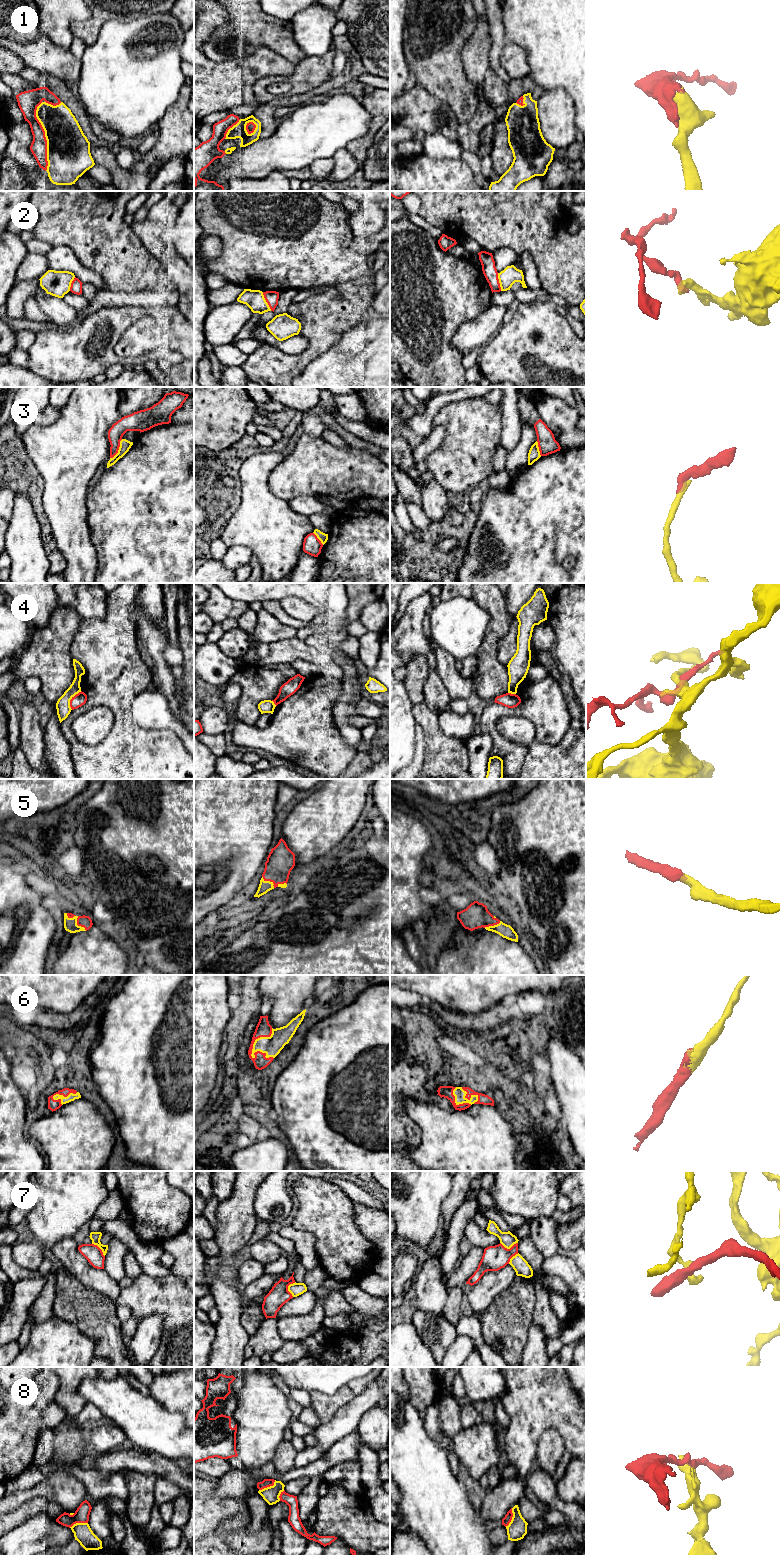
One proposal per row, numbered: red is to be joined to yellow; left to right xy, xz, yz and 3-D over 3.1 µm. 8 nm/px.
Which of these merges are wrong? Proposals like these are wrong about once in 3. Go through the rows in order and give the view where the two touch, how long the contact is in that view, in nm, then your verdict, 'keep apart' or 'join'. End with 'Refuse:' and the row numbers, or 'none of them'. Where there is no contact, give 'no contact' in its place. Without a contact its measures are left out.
1: meets yellow in xy; contact 550 nm long; join
2: meets yellow in xz; contact 170 nm long; keep apart
3: meets yellow in xy; contact 190 nm long; keep apart
4: meets yellow in xy; contact 170 nm long; keep apart
5: meets yellow in xy; contact 140 nm long; join
6: meets yellow in xz; contact 300 nm long; join
7: meets yellow in xz; contact 120 nm long; keep apart
8: meets yellow in yz; contact 160 nm long; keep apart
Refuse: 2, 3, 4, 7, 8

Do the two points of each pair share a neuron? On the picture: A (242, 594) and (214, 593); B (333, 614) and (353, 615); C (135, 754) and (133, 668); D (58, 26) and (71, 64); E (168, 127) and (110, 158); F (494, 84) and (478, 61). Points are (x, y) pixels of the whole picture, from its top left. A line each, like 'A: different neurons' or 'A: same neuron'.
A: different neurons
B: different neurons
C: same neuron
D: different neurons
E: same neuron
F: different neurons

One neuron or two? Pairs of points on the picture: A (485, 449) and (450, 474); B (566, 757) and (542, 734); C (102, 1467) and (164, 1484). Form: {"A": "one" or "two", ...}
{"A": "one", "B": "two", "C": "two"}

